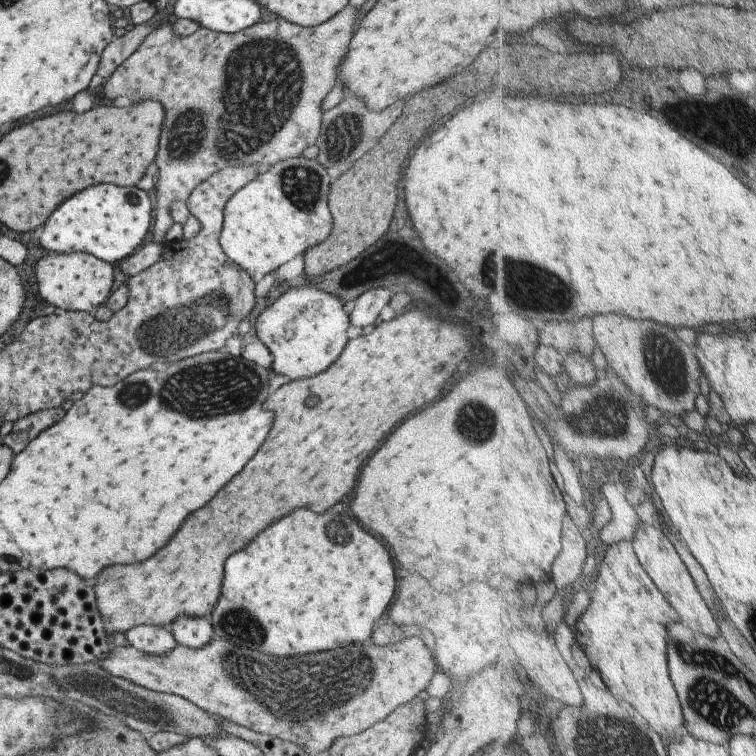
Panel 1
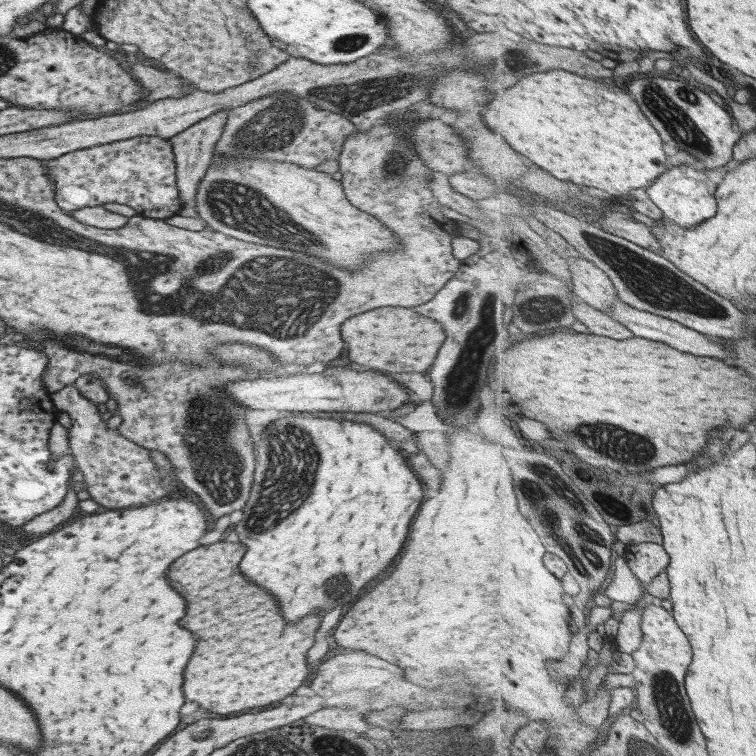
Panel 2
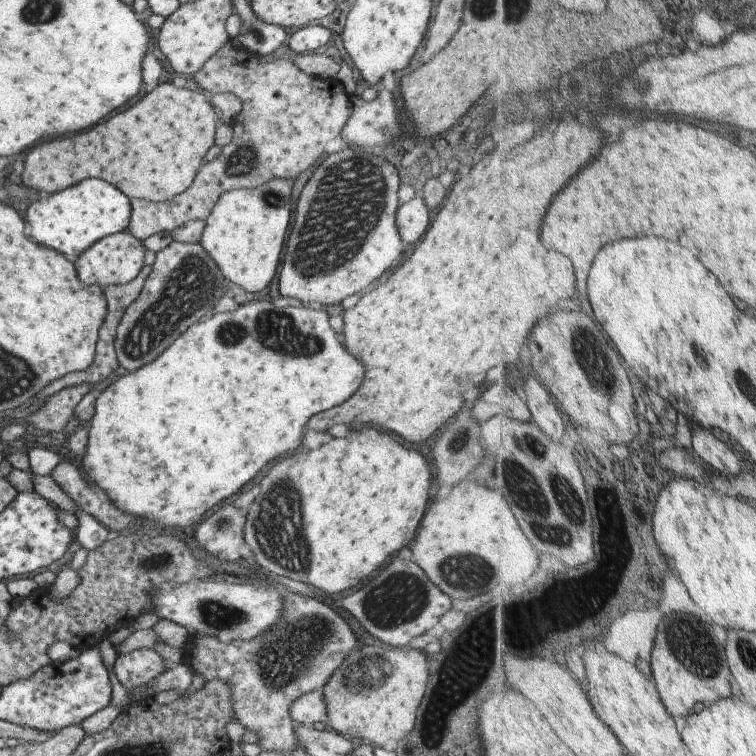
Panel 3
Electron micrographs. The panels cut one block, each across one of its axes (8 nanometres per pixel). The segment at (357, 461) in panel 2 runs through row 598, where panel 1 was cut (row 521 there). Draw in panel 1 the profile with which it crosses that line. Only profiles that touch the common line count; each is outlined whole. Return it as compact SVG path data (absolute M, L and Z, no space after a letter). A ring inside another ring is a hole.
M299 508L299 510L293 510L291 514L283 516L281 520L273 522L271 526L267 526L243 550L239 550L237 554L231 554L225 560L221 592L207 619L210 621L214 635L221 640L226 640L229 644L246 648L253 652L277 656L277 658L285 658L285 656L289 658L289 656L301 656L305 652L311 654L311 652L317 652L317 650L333 650L333 648L345 648L347 644L361 644L361 642L365 642L371 636L373 622L389 606L393 592L395 592L395 578L393 578L393 566L391 566L389 554L385 552L385 548L373 536L363 532L361 526L355 520L347 518L347 516L335 516L333 512L325 512L325 514L317 516L317 514L313 514L313 512L305 510L305 508Z

